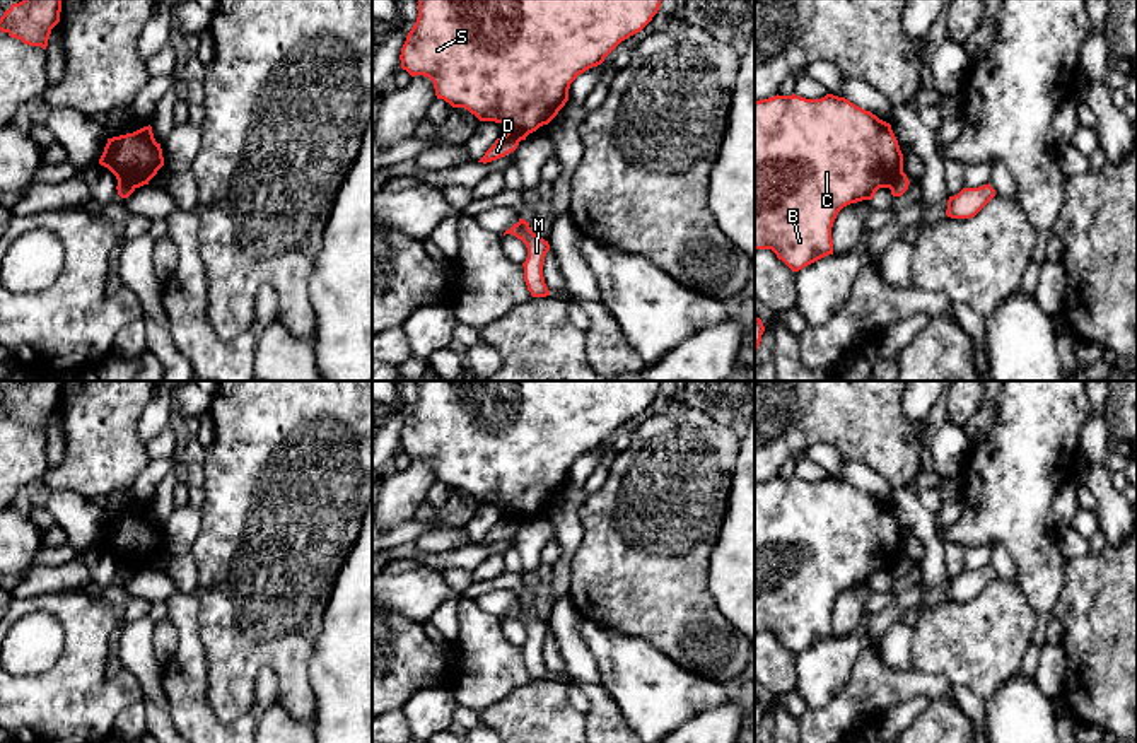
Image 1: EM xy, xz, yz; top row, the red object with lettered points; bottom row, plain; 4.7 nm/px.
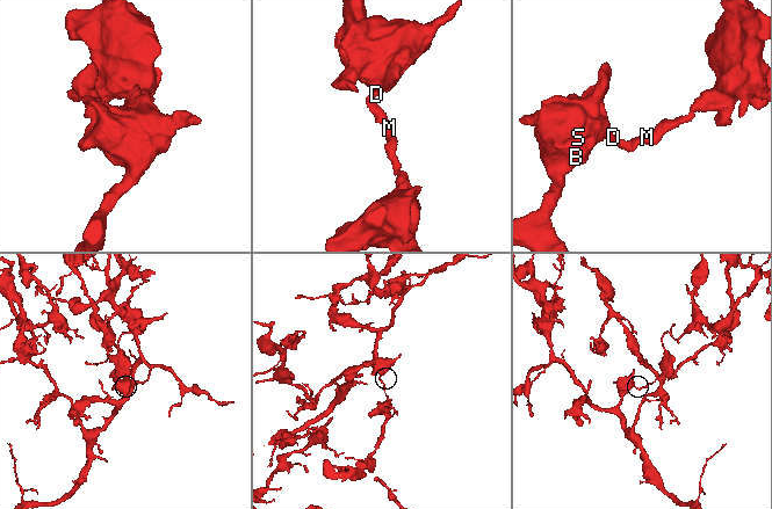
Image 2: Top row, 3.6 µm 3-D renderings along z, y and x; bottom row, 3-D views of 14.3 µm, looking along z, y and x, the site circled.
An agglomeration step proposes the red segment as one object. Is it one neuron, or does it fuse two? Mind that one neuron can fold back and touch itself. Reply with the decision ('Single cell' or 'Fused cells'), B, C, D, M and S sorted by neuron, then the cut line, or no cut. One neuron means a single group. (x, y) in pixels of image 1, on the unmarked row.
Fused cells. Groups: B C S / D M. Split along xy (118, 561), (134, 571)

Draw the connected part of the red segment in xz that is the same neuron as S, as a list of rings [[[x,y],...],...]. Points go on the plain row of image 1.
[[[418,381],[418,400],[401,430],[401,451],[434,465],[437,482],[464,490],[480,504],[505,506],[512,521],[526,523],[548,507],[568,483],[570,466],[598,449],[657,396],[661,381]]]

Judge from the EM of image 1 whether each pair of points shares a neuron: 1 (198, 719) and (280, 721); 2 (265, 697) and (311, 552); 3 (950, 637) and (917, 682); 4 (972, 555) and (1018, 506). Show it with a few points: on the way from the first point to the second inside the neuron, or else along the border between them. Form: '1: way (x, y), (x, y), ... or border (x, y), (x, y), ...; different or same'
1: border (275, 704), (255, 725); different
2: border (267, 666), (258, 675), (256, 699), (251, 707); different
3: border (915, 670), (943, 675), (951, 685); different
4: border (991, 547), (968, 545), (965, 549); different

